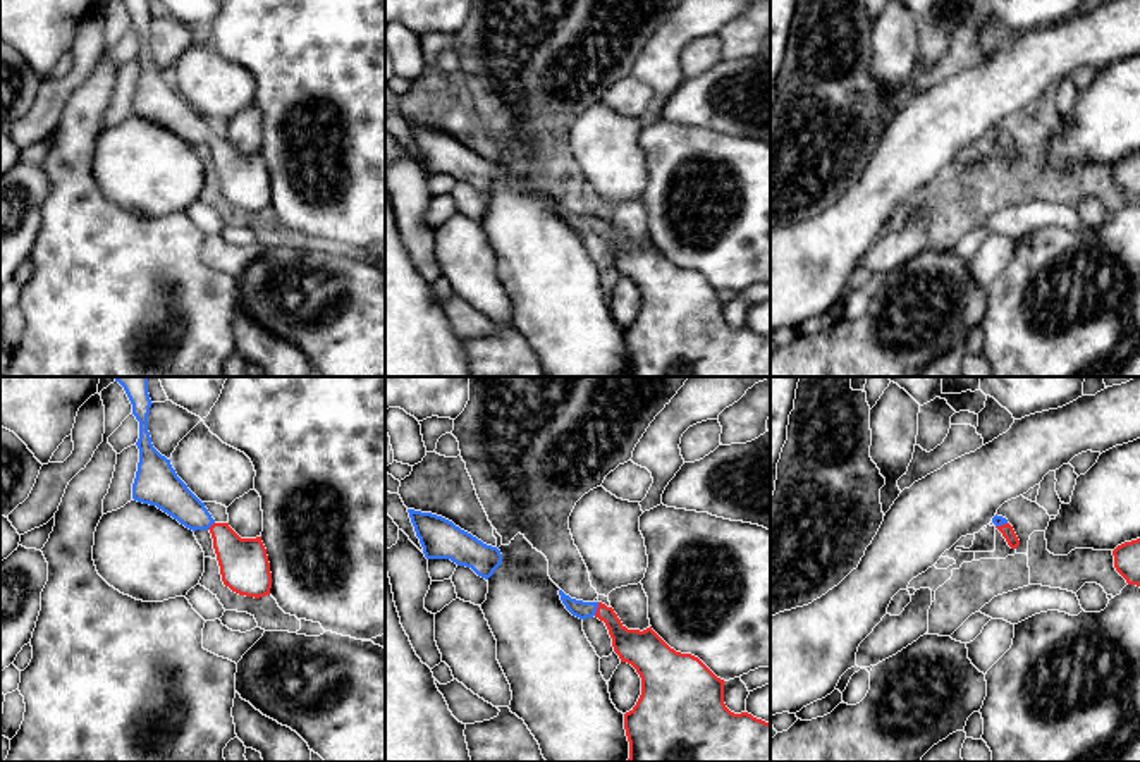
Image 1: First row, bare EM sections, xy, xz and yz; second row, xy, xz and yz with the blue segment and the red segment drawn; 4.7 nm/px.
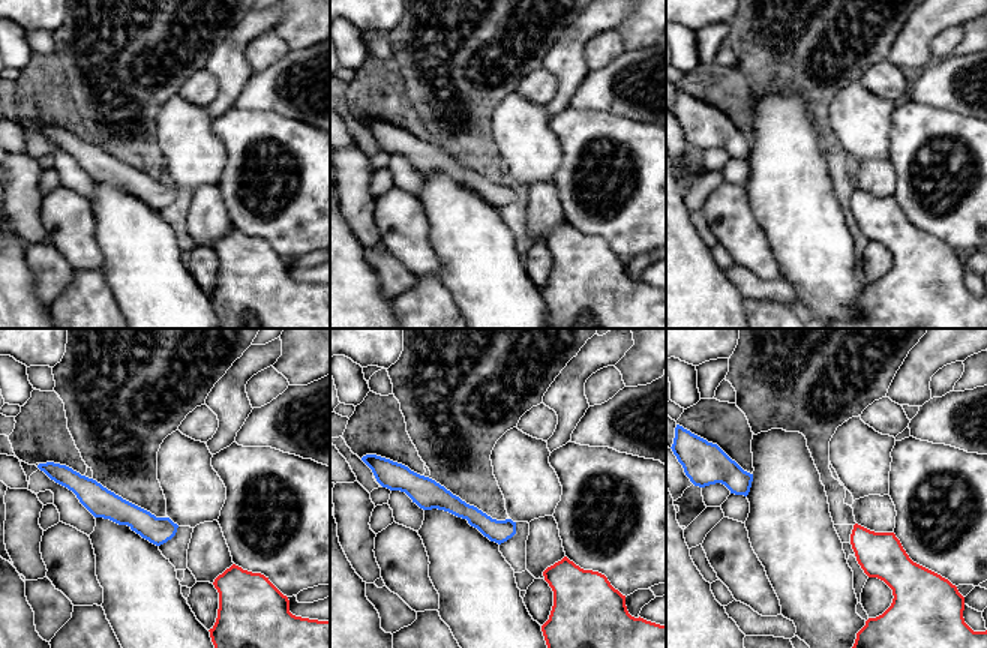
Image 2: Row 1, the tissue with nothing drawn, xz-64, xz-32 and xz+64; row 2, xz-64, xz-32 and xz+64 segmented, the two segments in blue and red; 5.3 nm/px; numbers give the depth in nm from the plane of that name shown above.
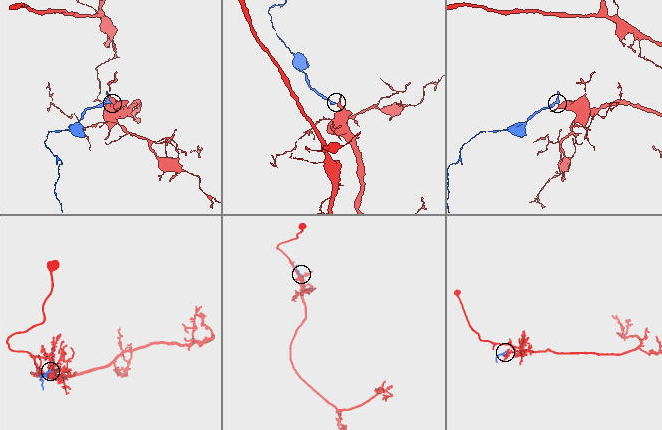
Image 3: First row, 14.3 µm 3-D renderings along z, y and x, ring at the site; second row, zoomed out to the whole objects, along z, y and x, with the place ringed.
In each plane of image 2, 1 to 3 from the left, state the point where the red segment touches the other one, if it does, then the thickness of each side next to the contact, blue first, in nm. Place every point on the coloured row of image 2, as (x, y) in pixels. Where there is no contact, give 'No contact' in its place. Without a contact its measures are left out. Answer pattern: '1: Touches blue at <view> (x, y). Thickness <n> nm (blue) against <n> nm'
1: No contact
2: No contact
3: No contact

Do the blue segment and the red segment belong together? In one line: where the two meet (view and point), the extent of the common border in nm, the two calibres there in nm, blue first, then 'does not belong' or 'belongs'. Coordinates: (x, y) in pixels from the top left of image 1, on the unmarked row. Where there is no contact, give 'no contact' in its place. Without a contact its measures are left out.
contact xz (595, 224); length 70 nm; calibres 80 and 160 nm; belongs

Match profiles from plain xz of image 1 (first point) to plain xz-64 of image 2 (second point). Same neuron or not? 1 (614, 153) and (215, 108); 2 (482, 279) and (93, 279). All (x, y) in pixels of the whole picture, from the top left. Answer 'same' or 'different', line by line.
1: different
2: different

